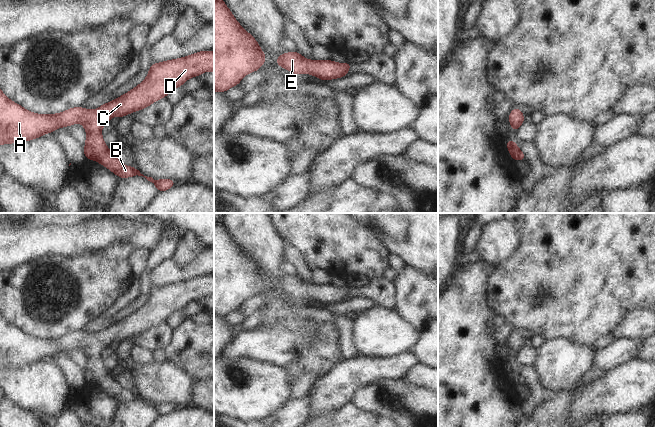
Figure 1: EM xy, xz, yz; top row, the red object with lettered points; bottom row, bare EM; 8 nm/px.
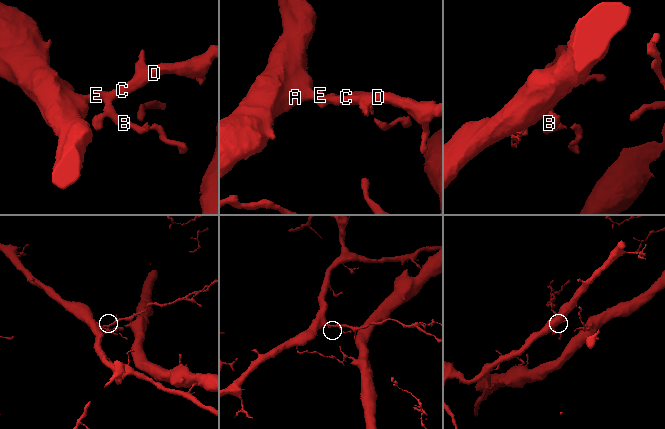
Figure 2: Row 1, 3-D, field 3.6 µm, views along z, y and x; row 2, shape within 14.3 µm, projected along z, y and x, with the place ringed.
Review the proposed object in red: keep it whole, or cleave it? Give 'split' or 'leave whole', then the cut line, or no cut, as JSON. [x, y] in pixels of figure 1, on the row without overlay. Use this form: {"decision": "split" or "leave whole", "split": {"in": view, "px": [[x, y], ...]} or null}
{"decision": "leave whole", "split": null}

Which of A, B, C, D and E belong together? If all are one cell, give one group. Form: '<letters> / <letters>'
A B C D E

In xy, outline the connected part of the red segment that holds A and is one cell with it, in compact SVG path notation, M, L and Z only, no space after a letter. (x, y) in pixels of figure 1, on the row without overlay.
M201 275L188 281L152 288L146 303L141 308L121 321L107 328L101 329L100 332L96 334L85 334L83 331L75 331L67 333L64 337L53 339L39 339L26 335L24 331L8 323L0 314L0 369L5 367L29 365L41 361L43 358L51 357L57 352L67 351L75 347L82 347L88 357L84 369L85 383L94 383L106 392L110 393L121 403L136 399L143 400L148 405L152 406L158 415L166 415L176 409L176 406L172 403L161 403L156 405L152 401L144 400L139 394L132 390L124 390L117 381L113 380L110 373L105 369L101 359L101 352L108 347L111 341L124 341L131 336L144 333L151 327L166 321L171 314L182 310L190 301L197 301L199 298L206 295L214 295L214 275Z

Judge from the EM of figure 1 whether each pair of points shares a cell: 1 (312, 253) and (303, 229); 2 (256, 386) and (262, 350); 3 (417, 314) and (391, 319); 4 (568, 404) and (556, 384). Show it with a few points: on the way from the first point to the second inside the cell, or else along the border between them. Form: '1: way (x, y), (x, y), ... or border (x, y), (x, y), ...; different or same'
1: way (312, 247), (312, 238), (309, 235); same
2: border (236, 360), (251, 358), (283, 366); different
3: border (393, 308), (420, 332); different
4: border (570, 390), (556, 393); different

